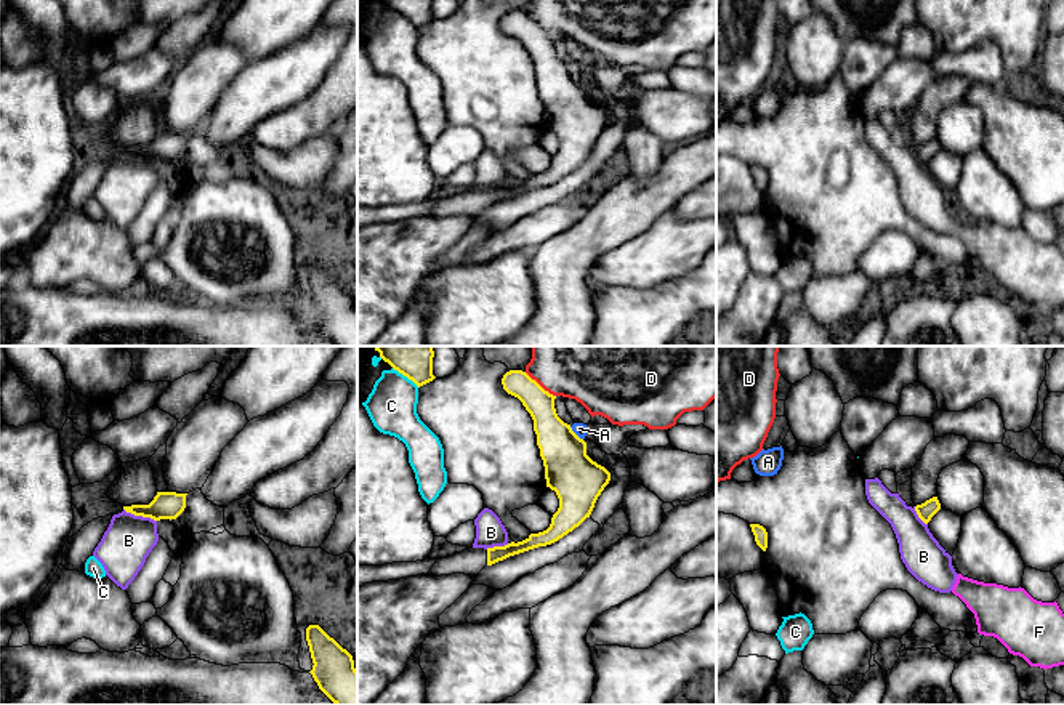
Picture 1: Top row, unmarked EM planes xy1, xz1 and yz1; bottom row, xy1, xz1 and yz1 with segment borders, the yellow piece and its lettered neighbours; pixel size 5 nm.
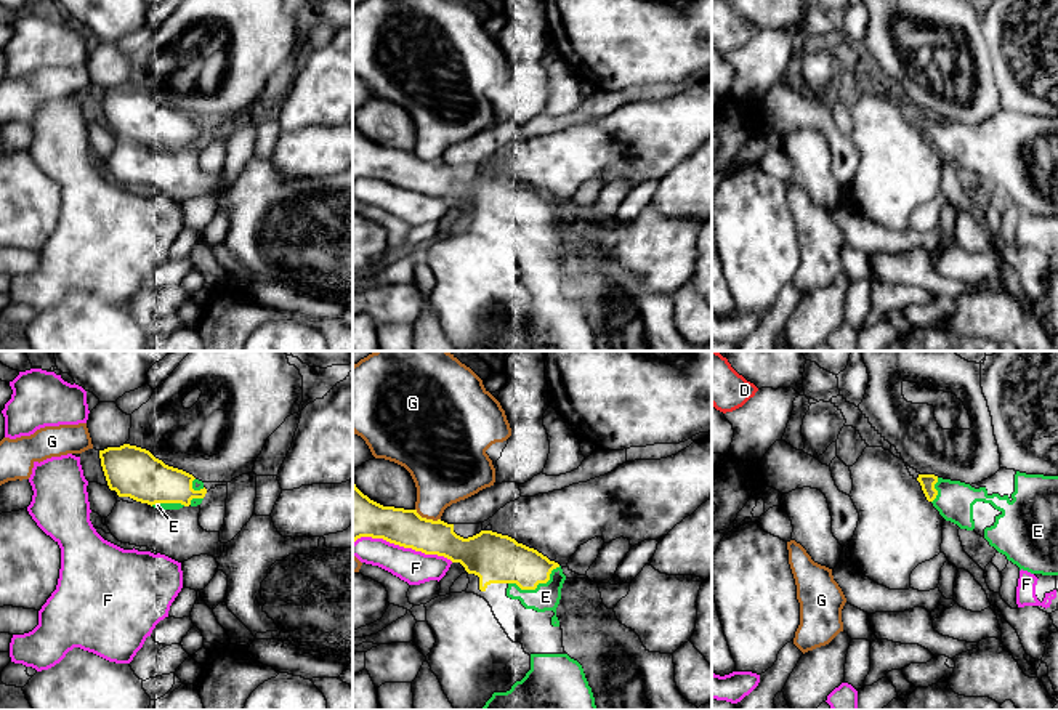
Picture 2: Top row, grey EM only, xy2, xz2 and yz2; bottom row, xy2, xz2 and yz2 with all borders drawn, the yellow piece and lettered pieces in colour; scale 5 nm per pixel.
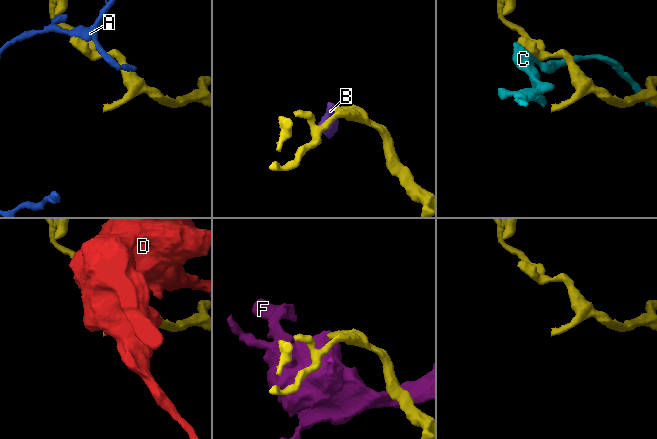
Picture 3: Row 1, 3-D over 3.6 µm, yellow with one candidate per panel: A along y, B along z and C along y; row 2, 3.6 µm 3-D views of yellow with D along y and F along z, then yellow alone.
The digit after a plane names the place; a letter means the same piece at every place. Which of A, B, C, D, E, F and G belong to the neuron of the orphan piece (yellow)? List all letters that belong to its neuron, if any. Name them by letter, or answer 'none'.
E

